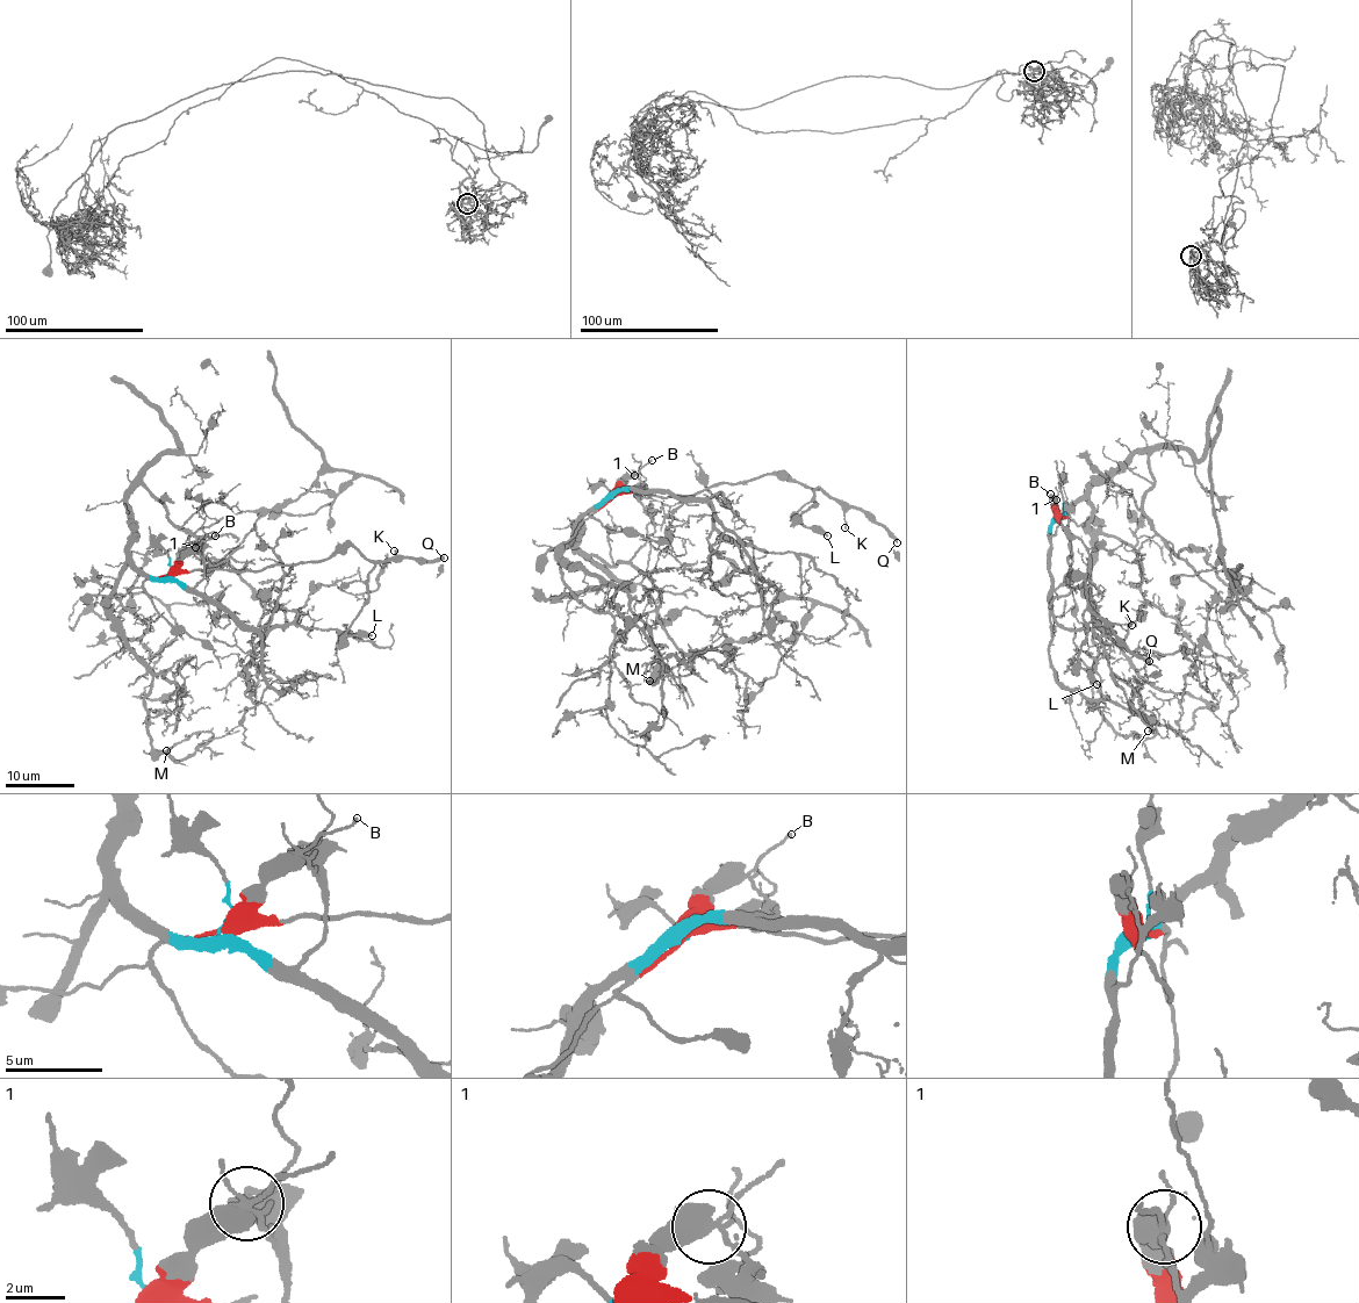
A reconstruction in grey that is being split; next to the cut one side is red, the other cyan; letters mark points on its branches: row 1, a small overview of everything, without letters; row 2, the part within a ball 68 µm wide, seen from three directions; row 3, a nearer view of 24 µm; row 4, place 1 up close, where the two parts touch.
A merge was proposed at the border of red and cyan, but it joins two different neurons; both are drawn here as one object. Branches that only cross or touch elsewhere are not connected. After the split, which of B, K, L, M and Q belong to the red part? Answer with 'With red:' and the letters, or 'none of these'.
With red: B, K, L, Q

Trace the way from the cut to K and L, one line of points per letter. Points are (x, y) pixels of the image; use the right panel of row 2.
K: (1058, 517), (1069, 538), (1070, 575), (1084, 581), (1092, 612), (1109, 623), (1131, 624)
L: (1058, 517), (1069, 538), (1070, 575), (1084, 581), (1087, 628), (1079, 654), (1081, 666), (1097, 685)

